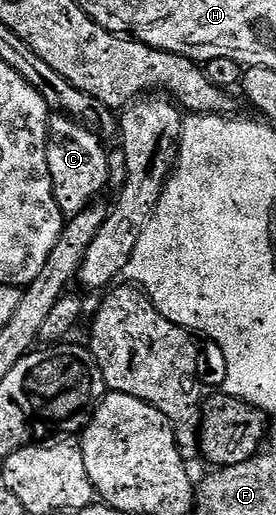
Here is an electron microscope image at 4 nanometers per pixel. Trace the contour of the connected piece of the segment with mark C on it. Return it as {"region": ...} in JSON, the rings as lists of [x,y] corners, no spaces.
{"region":[[[60,114],[50,115],[47,166],[51,170],[53,197],[66,217],[74,216],[98,199],[109,182],[109,153],[106,145],[78,121]]]}

